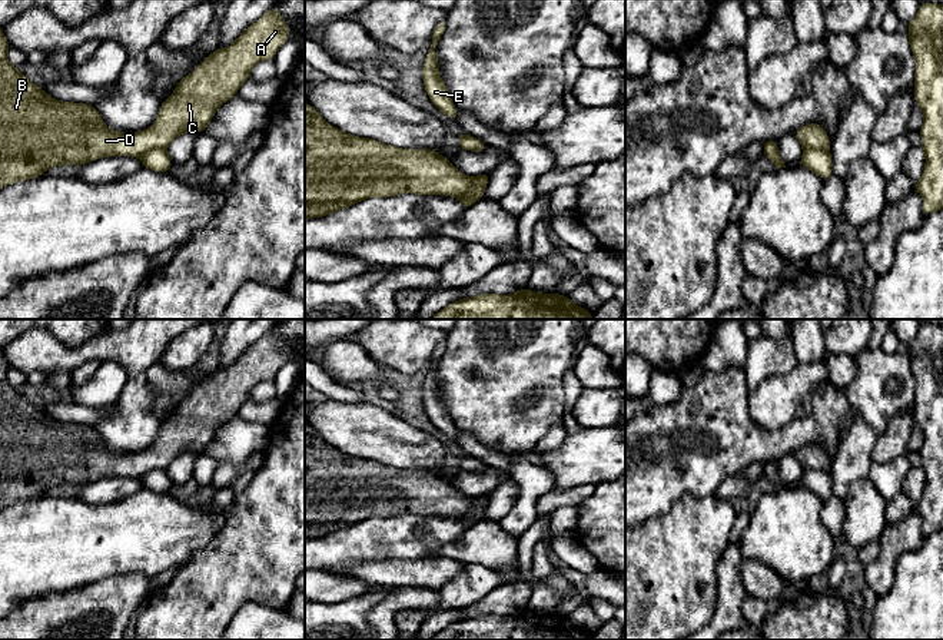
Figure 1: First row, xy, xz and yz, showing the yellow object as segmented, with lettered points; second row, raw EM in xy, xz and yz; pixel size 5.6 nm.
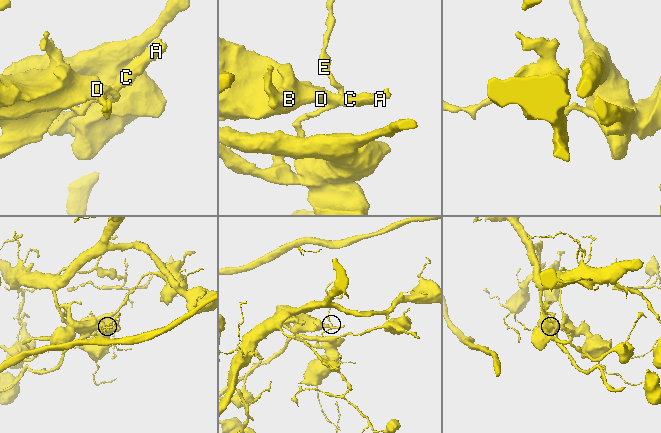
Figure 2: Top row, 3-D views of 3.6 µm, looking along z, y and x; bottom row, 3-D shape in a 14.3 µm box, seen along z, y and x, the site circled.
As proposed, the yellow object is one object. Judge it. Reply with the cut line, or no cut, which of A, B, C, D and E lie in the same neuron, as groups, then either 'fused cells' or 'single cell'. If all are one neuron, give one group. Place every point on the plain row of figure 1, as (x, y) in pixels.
xz (474, 497), (472, 506), (455, 517) | A B C D / E | fused cells

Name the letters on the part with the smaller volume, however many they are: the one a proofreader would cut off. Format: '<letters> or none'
A, B, C, D

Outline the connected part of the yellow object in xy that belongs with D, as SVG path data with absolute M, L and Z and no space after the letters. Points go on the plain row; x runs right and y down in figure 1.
M273 326L252 344L232 367L219 368L200 387L183 398L173 409L173 415L162 421L159 437L150 448L136 454L124 454L107 448L93 425L60 422L33 405L19 388L9 384L7 372L10 365L3 348L0 348L0 510L11 504L40 498L47 490L67 484L82 487L109 477L140 478L152 470L166 470L182 454L205 452L218 428L236 417L240 407L250 399L250 391L262 381L272 381L276 371L288 361L289 348L280 338L278 328Z

